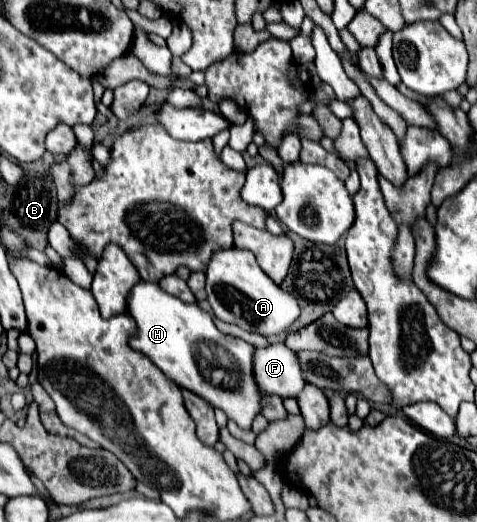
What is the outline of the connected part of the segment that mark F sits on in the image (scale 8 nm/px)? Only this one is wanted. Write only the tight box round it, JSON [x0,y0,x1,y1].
[253,343,305,397]

